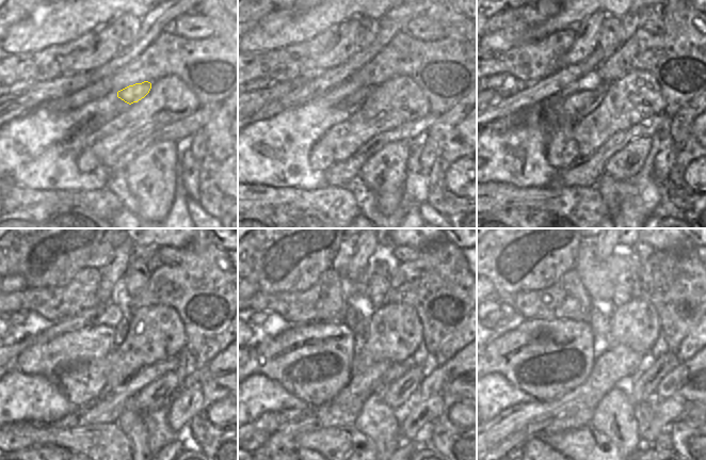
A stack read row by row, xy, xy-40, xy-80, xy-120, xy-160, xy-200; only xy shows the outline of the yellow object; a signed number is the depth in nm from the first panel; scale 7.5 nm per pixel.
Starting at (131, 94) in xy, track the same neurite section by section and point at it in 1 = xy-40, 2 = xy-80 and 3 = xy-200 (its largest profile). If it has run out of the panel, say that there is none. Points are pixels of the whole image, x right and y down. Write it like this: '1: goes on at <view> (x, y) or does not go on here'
1: goes on at xy-40 (353, 101)
2: goes on at xy-80 (574, 105)
3: goes on at xy-200 (546, 359)

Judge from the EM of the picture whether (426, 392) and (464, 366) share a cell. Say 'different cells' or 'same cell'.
same cell

